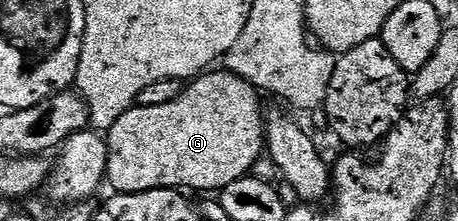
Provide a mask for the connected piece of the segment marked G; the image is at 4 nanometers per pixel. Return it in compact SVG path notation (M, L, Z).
M210 69L189 80L181 93L164 105L131 107L108 132L108 183L120 195L151 191L157 187L218 193L222 188L232 185L232 181L247 178L266 151L266 119L264 111L262 115L261 98L263 96L258 88L239 75L225 69Z

